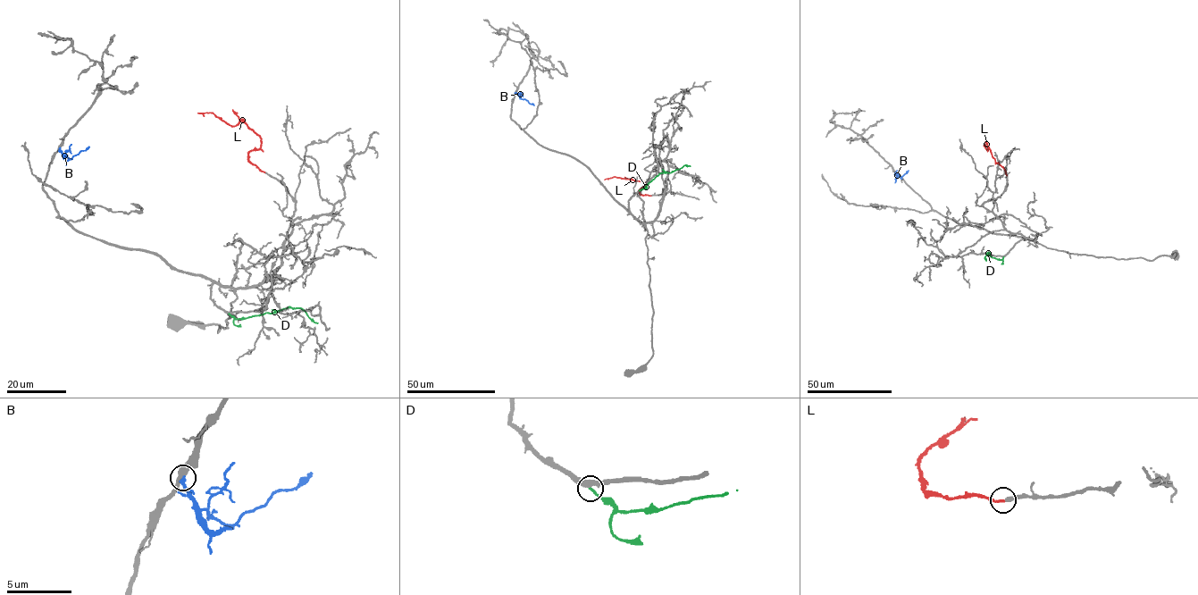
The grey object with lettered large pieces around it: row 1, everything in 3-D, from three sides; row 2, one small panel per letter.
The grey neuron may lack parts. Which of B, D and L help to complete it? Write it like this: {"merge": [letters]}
{"merge": ["L"]}

